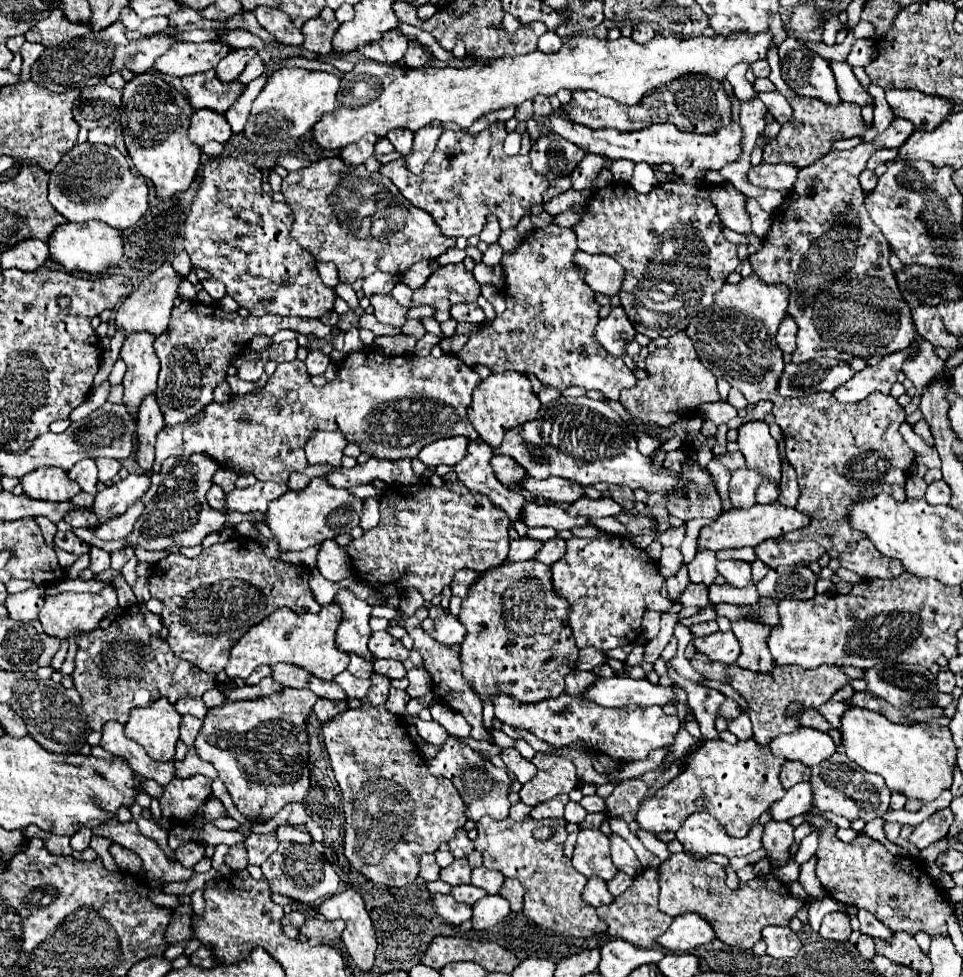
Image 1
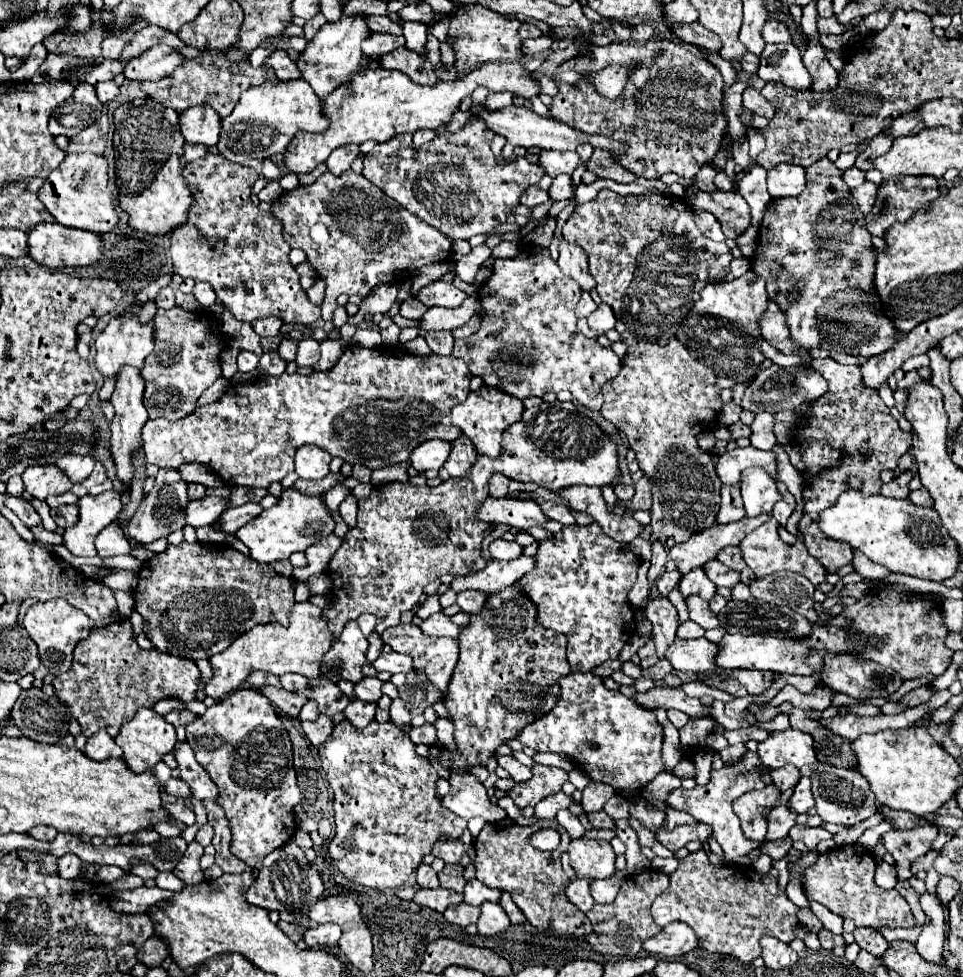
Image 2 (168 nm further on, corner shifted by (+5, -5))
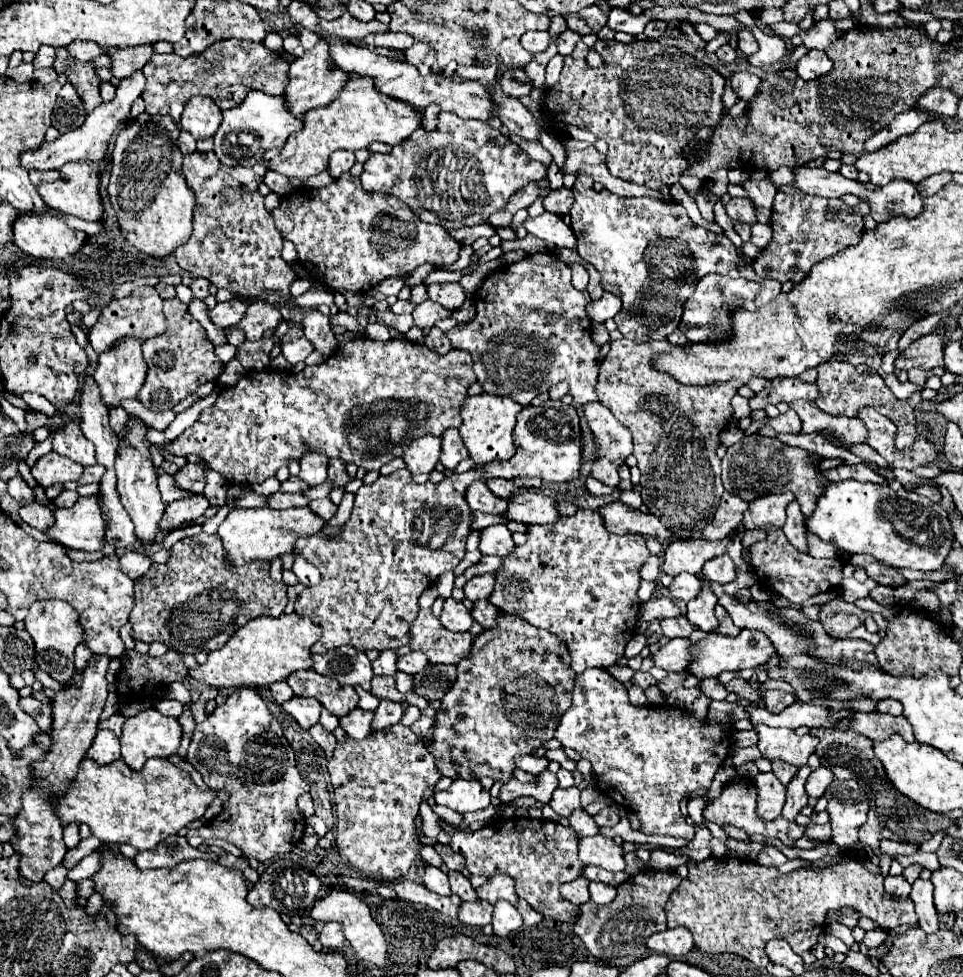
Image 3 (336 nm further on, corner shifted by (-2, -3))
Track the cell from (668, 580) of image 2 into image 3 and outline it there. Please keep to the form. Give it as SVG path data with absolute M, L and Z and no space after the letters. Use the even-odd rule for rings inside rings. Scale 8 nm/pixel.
M681 573L673 579L673 585L669 587L669 593L673 599L677 601L691 601L693 597L697 597L697 593L701 591L701 581L695 577L695 575L689 575L689 573Z

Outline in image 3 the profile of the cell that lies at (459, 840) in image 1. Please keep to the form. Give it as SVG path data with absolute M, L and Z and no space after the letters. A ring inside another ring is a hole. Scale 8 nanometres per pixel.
M437 845L437 851L449 871L463 871L465 869L465 857L461 853L455 853L451 847L441 847L441 845Z

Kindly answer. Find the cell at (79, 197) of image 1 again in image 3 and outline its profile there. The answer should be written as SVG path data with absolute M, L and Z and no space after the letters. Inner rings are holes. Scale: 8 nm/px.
M73 161L67 163L59 169L59 179L55 183L39 183L37 193L41 199L51 207L59 209L63 213L75 215L85 221L101 221L103 219L103 203L101 203L101 193L99 193L99 173L97 167L87 163L87 161Z

